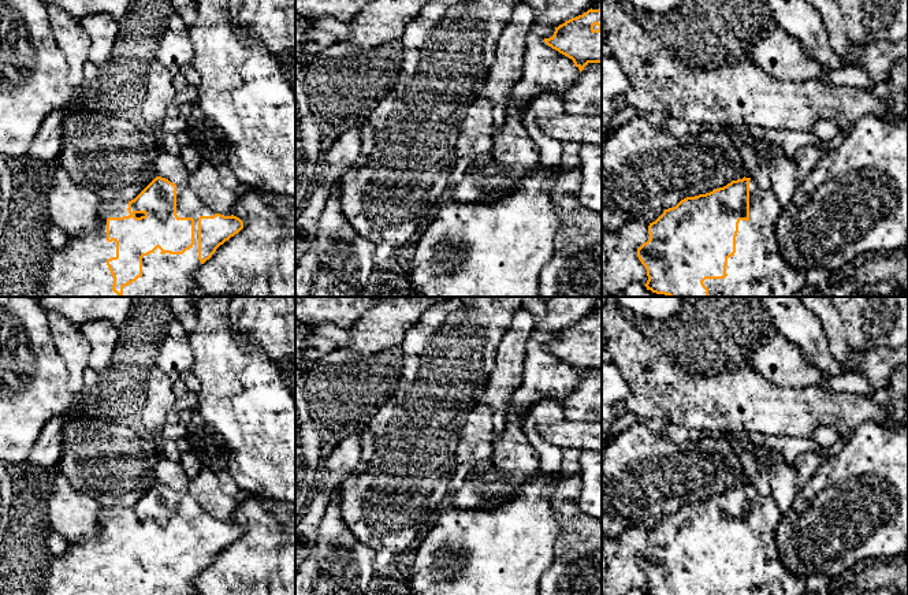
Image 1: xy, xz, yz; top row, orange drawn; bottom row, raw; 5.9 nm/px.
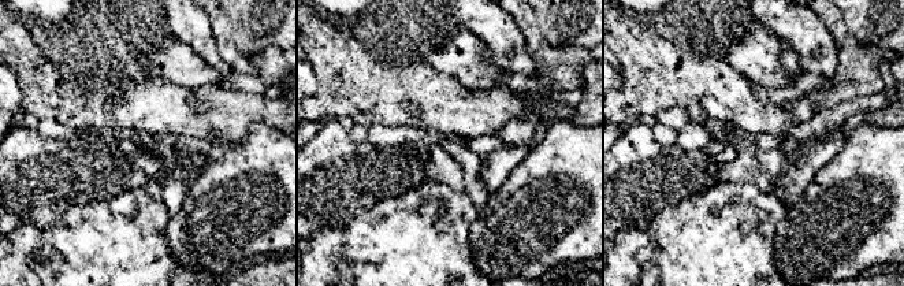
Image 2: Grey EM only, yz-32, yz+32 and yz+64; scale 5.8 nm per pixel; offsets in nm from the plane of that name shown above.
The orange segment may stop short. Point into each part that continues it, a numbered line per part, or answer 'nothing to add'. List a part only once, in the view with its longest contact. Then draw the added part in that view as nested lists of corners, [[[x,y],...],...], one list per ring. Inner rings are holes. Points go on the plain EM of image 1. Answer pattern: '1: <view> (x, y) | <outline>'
1: xy (159, 577) | [[[176,492],[178,524],[194,525],[194,551],[183,561],[161,561],[157,554],[142,564],[142,583],[123,595],[201,595],[196,579],[198,566],[198,524],[215,520],[193,499],[189,492]]]

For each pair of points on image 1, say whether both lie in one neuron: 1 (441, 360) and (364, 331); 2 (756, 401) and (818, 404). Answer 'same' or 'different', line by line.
1: different
2: same

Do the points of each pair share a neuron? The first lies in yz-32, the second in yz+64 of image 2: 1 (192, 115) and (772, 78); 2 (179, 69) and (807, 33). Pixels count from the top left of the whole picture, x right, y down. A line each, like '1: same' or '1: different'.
1: different
2: different

